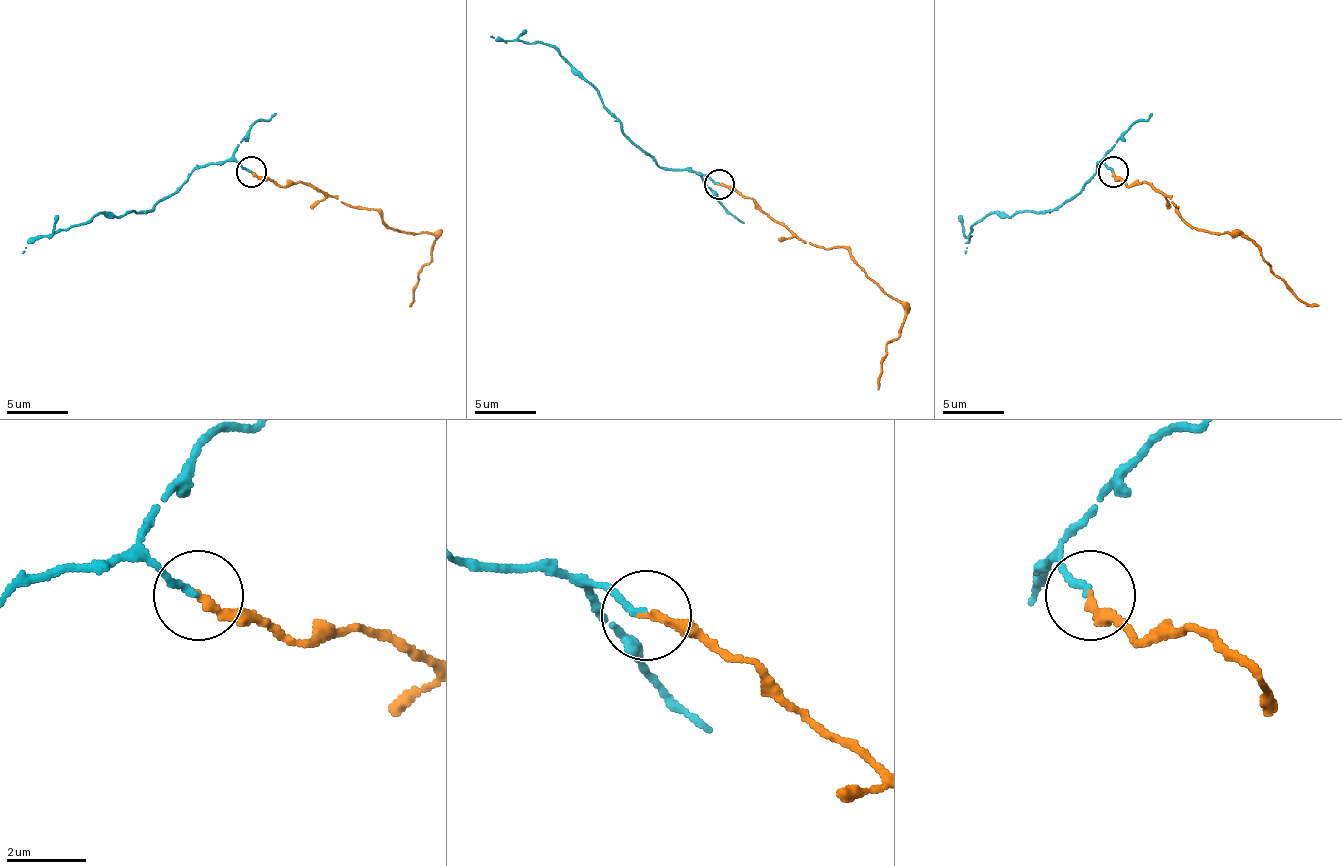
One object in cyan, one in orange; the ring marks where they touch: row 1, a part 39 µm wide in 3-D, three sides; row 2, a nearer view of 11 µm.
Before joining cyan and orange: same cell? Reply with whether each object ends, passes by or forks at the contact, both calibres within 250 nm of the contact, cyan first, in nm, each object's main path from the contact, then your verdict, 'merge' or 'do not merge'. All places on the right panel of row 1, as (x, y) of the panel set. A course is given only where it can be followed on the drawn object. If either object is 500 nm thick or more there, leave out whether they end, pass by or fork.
cyan ends | orange ends | 160/200 nm | cyan via (1111, 172), (1101, 160), (1098, 169), (1055, 210), (1015, 216), (987, 213), (975, 222), (966, 253) | orange via (1114, 172), (1126, 185), (1148, 182), (1176, 203), (1176, 210), (1194, 228), (1250, 240), (1299, 299), (1318, 305) | merge

